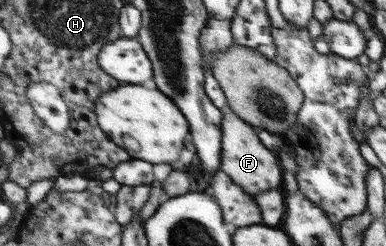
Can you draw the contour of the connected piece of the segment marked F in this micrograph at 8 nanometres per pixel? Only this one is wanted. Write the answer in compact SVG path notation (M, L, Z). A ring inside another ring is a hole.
M229 105L222 108L224 113L224 139L222 140L222 167L226 174L229 174L233 181L242 185L249 193L257 195L269 189L277 190L277 187L283 183L283 173L281 165L277 161L275 151L267 149L263 141L257 135L257 129L249 122L246 122L238 113L233 111Z

